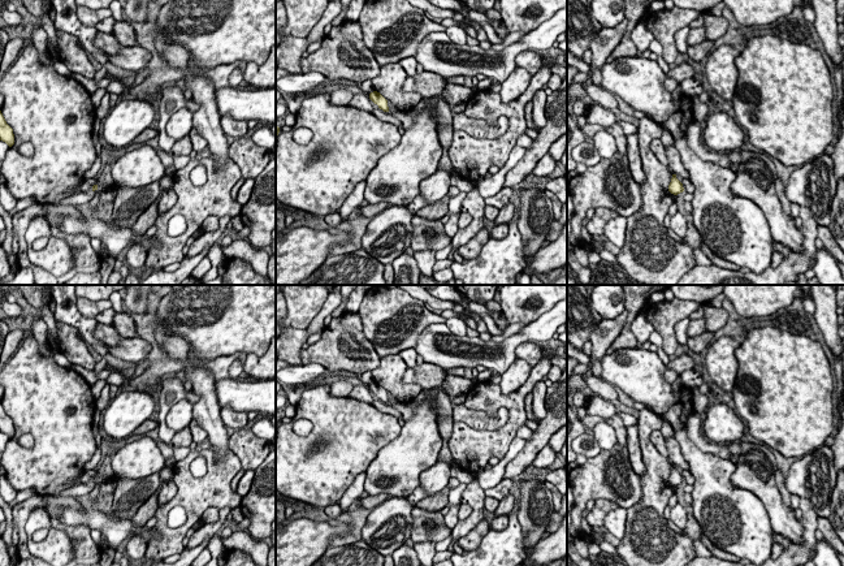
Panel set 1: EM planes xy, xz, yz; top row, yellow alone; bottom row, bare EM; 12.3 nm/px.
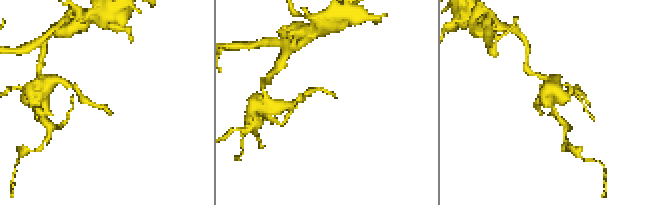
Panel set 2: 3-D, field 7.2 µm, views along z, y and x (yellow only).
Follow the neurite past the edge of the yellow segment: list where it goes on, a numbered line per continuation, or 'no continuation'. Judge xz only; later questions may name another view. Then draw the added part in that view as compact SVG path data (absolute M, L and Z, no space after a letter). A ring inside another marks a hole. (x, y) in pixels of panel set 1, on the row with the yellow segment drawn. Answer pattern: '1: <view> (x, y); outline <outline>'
no continuation

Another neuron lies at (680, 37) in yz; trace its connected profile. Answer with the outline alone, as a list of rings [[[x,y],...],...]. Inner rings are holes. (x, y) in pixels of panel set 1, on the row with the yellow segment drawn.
[[[685,26],[675,33],[675,43],[680,53],[687,53],[687,49],[688,49],[687,38],[688,38],[689,30],[691,27]]]

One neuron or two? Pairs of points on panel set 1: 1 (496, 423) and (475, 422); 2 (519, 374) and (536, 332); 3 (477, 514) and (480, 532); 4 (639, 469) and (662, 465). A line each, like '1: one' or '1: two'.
1: one
2: two
3: two
4: two

